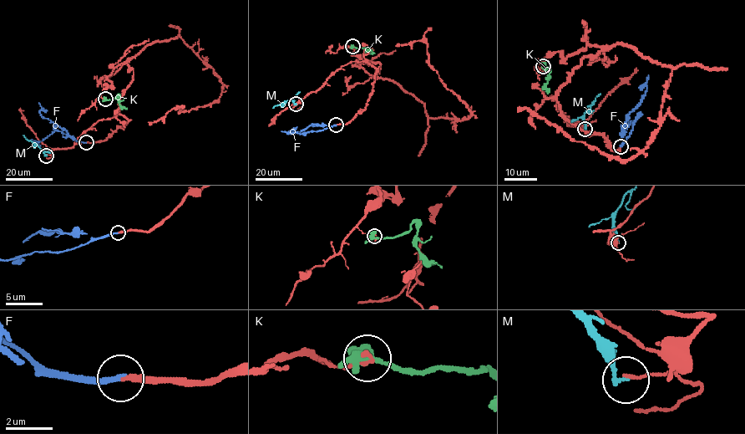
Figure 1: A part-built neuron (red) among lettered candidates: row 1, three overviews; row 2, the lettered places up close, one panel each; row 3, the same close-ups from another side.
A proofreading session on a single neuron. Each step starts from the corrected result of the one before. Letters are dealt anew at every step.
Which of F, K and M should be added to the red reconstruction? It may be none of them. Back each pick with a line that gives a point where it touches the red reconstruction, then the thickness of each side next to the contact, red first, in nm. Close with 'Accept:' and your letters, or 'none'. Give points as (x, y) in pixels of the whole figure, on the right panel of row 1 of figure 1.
F: Touches red at (620, 146). Thickness 220 nm (red) against 200 nm
Accept: F

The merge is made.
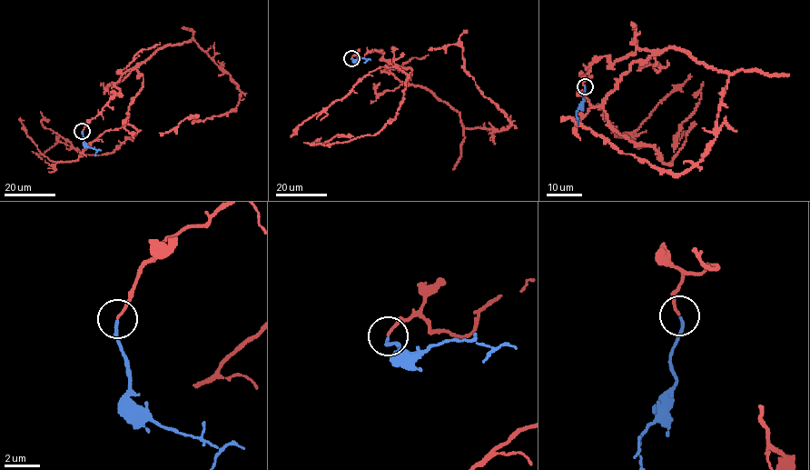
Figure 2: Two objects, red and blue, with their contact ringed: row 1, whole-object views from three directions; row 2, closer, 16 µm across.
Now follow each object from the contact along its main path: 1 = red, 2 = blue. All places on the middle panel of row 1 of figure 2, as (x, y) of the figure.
1: (351, 57), (383, 54), (384, 71), (447, 103), (464, 127), (511, 124), (465, 70), (460, 45), (429, 48)
2: (351, 57), (353, 61), (367, 60), (364, 62)

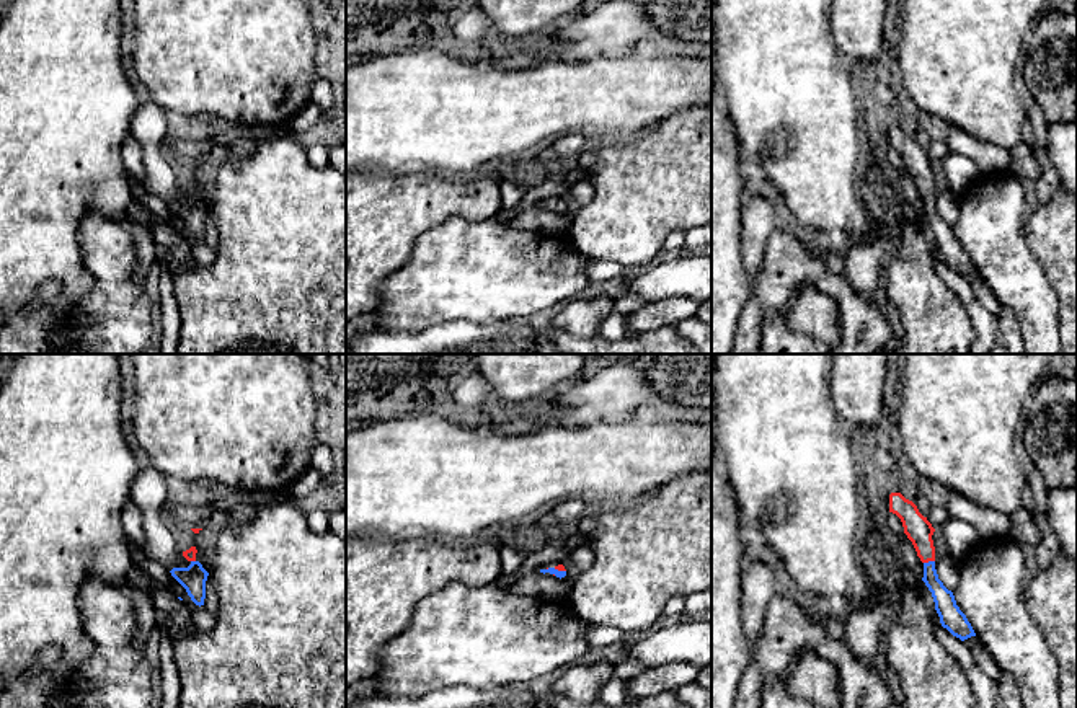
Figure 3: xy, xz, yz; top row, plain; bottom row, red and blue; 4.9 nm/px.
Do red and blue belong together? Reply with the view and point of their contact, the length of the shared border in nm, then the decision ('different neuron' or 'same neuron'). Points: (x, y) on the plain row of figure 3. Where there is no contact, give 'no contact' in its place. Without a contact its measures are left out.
yz (929, 194) | 60 nm | same neuron

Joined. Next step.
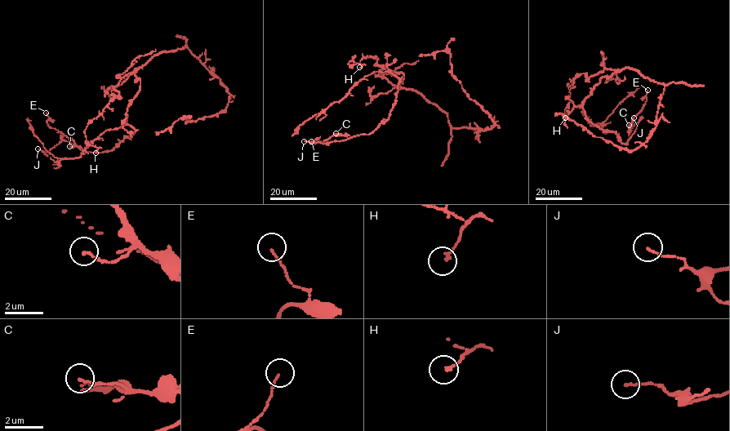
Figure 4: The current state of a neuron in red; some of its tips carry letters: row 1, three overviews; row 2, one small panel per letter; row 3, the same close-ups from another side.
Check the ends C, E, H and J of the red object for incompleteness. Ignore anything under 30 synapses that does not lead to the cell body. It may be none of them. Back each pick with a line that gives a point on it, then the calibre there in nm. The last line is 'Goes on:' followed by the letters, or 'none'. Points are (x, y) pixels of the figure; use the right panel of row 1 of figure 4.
Goes on: none

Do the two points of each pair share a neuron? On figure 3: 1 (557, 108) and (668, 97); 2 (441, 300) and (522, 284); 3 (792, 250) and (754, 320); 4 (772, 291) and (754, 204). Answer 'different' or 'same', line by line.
1: same
2: same
3: same
4: different

